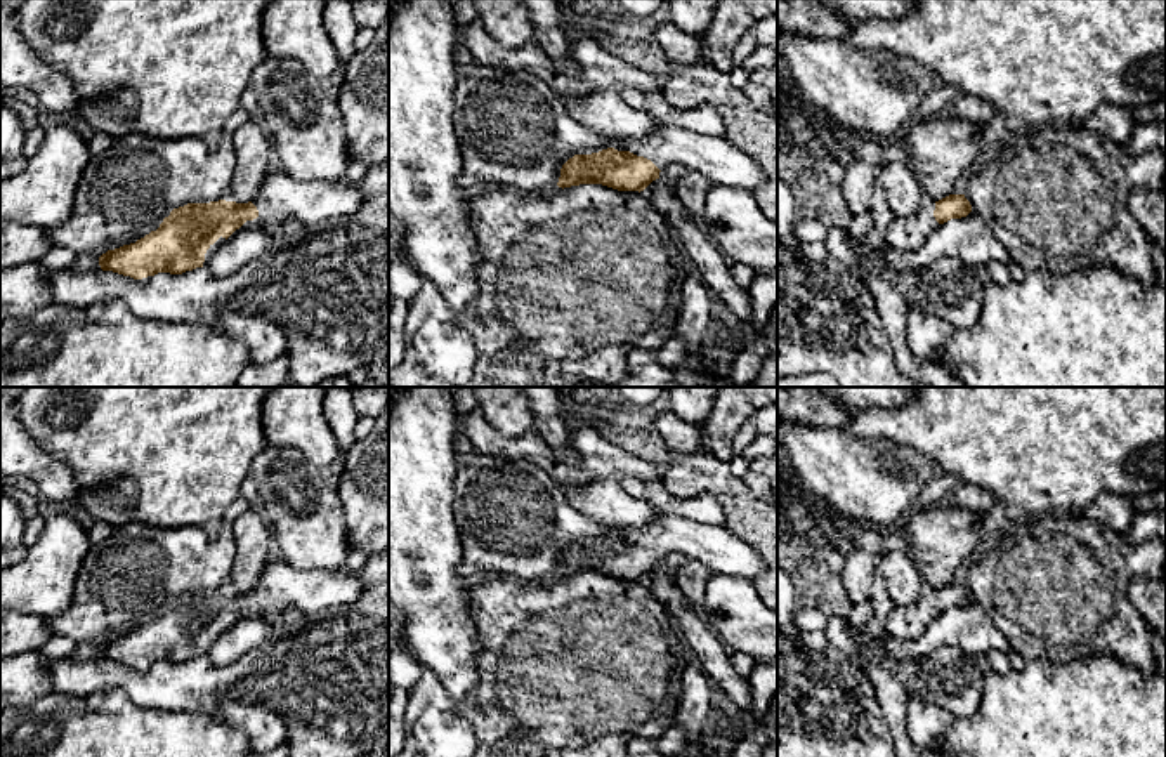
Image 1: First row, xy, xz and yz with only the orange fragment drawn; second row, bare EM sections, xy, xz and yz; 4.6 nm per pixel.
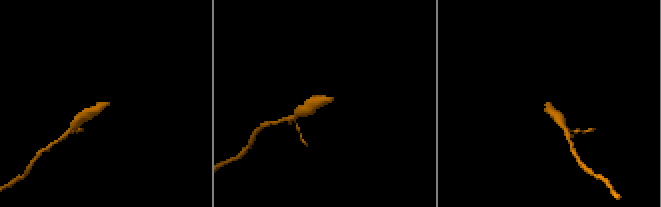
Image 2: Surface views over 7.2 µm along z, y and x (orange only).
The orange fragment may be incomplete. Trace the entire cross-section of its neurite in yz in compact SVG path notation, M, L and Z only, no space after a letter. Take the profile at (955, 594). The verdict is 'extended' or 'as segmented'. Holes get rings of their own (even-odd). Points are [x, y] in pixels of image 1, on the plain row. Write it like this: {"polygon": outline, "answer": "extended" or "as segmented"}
{"polygon": "M923 582L916 599L911 604L892 608L885 623L885 632L892 639L914 641L928 629L939 613L966 606L970 601L972 594L965 583L949 583L939 590L933 590Z", "answer": "extended"}

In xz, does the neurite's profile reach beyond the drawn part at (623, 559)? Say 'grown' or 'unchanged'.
grown

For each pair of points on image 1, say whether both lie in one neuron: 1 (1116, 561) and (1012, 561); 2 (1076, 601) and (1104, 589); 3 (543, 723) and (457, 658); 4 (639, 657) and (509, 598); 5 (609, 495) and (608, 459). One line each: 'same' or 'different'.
1: same
2: same
3: different
4: same
5: different

